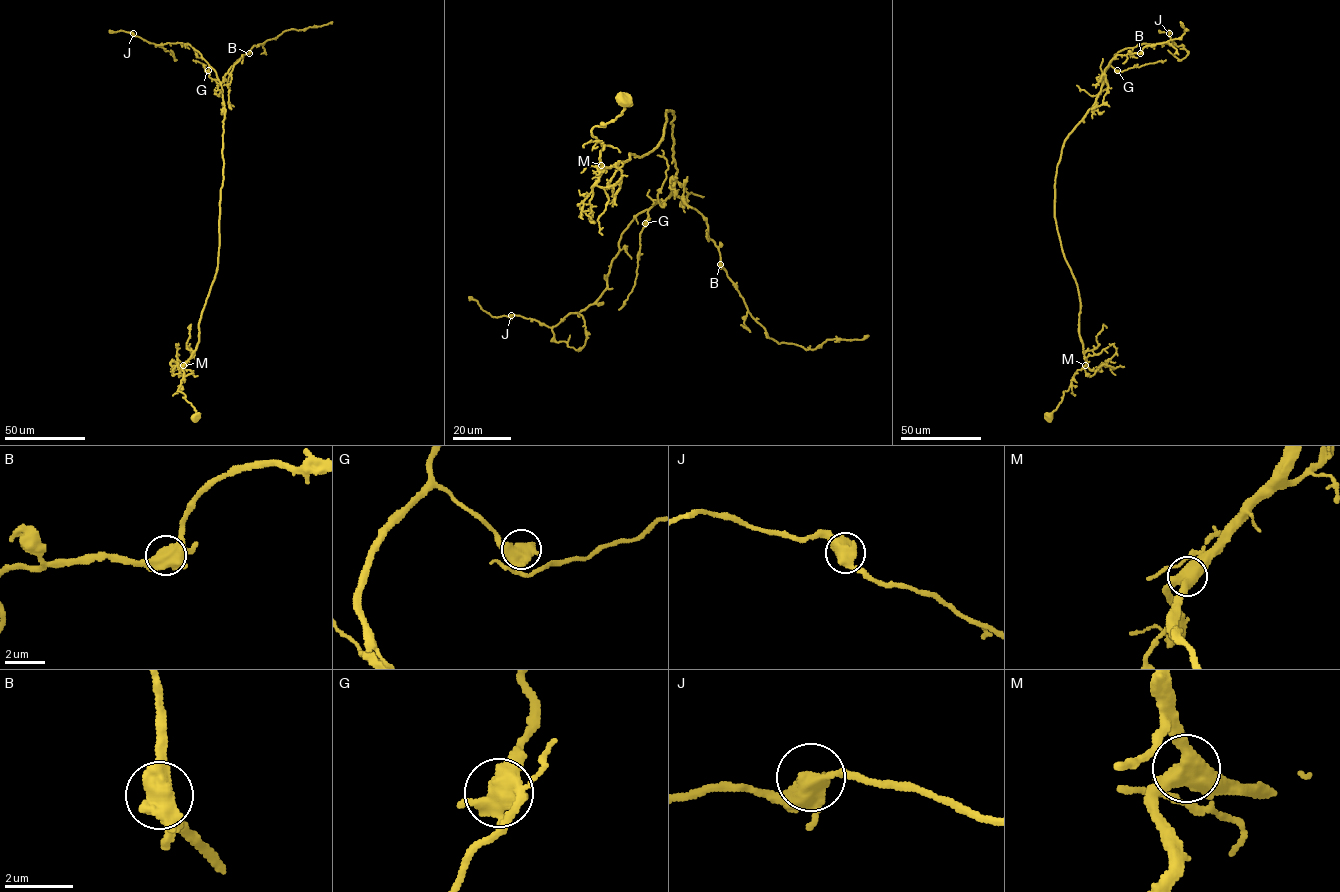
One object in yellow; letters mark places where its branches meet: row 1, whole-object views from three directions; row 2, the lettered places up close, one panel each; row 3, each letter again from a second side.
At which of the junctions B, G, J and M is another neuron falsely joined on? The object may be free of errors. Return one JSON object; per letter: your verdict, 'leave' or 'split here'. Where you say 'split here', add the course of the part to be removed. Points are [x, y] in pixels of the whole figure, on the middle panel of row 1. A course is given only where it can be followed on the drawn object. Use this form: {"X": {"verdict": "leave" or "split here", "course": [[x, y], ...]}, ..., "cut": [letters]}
{"B": {"verdict": "leave"}, "G": {"verdict": "leave"}, "J": {"verdict": "leave"}, "M": {"verdict": "leave"}, "cut": []}

